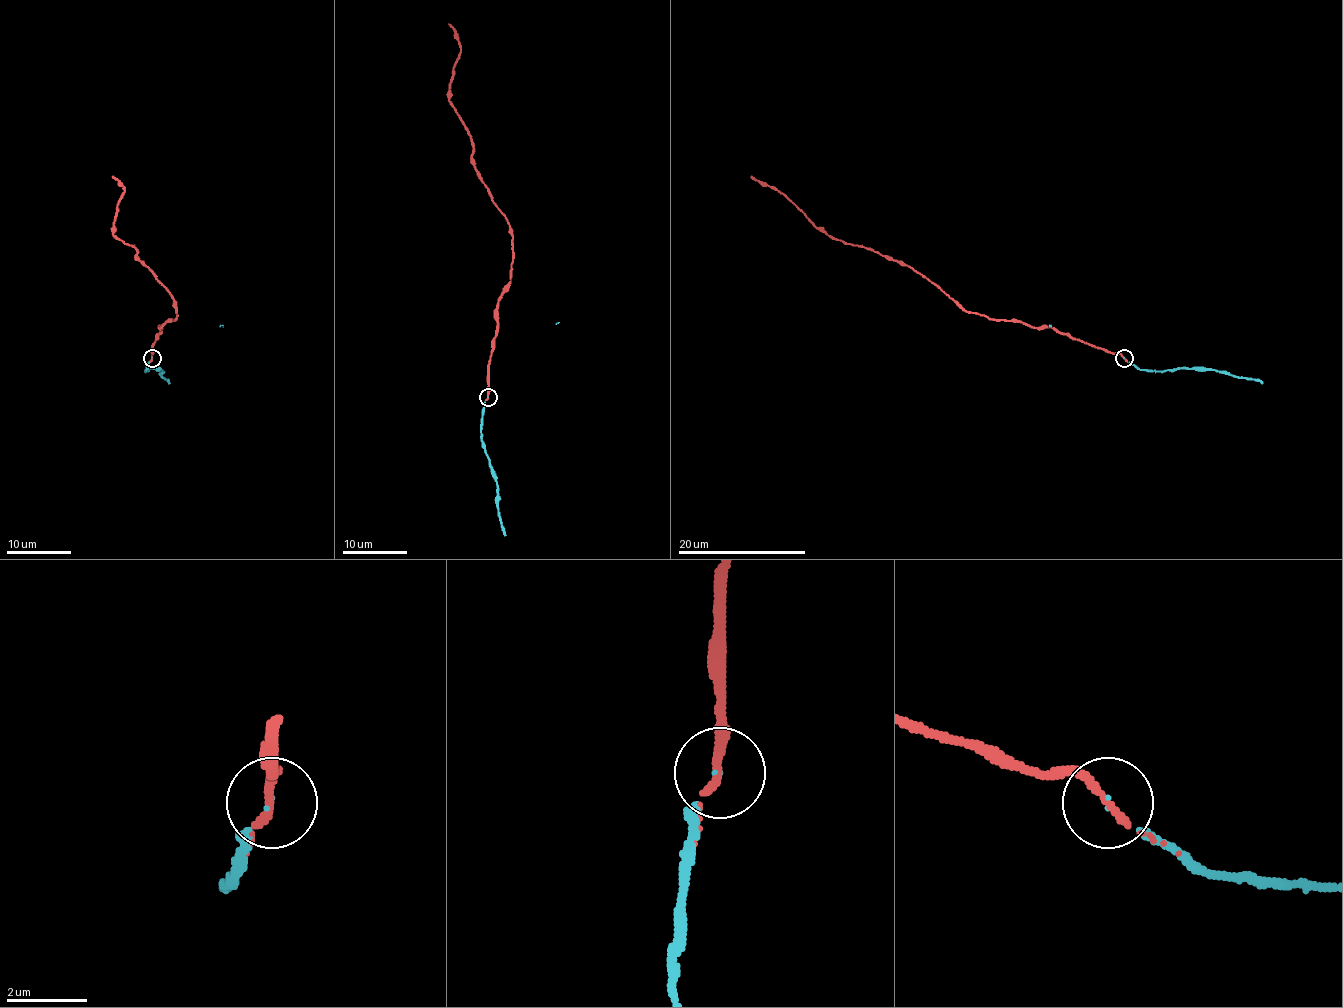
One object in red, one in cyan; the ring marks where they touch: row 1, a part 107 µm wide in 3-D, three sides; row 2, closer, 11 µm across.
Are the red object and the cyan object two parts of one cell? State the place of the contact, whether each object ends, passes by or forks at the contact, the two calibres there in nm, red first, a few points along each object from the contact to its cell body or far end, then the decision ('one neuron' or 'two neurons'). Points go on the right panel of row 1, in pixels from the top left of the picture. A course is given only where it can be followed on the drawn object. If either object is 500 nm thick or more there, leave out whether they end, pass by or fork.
place (1124, 358); red passes by; cyan ends; calibres 190 and 40 nm; course red (1123, 357), (1049, 327), (993, 320), (963, 311), (910, 267), (825, 234), (777, 190), (751, 176); course cyan (1123, 357), (1139, 369), (1208, 369), (1263, 383); one neuron

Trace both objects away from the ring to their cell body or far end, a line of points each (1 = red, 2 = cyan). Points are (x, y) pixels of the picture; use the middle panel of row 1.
1: (488, 396), (512, 236), (449, 98), (460, 50), (448, 24)
2: (488, 396), (483, 412), (481, 446), (496, 481), (504, 536)

